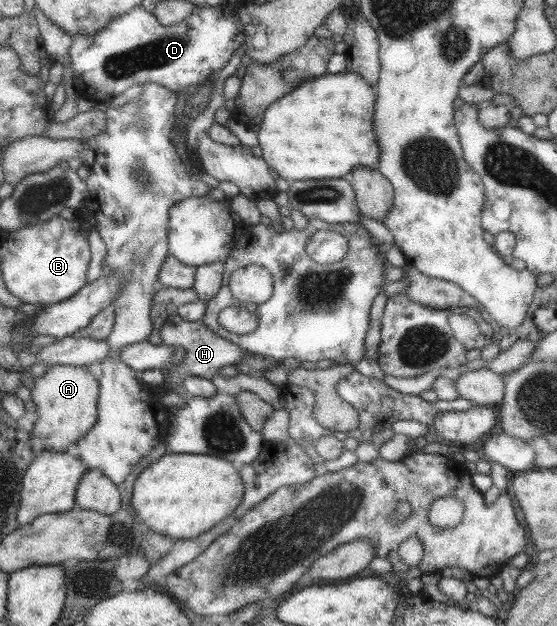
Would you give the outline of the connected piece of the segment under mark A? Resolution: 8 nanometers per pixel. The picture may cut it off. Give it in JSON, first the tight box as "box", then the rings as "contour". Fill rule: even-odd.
{"box":[30,365,99,452],"contour":[[[70,365],[52,366],[46,369],[44,375],[33,380],[31,401],[34,403],[37,420],[33,423],[30,438],[38,437],[43,441],[42,451],[64,452],[68,445],[76,443],[94,425],[97,417],[97,400],[99,397],[98,380],[88,372],[87,367]]]}

